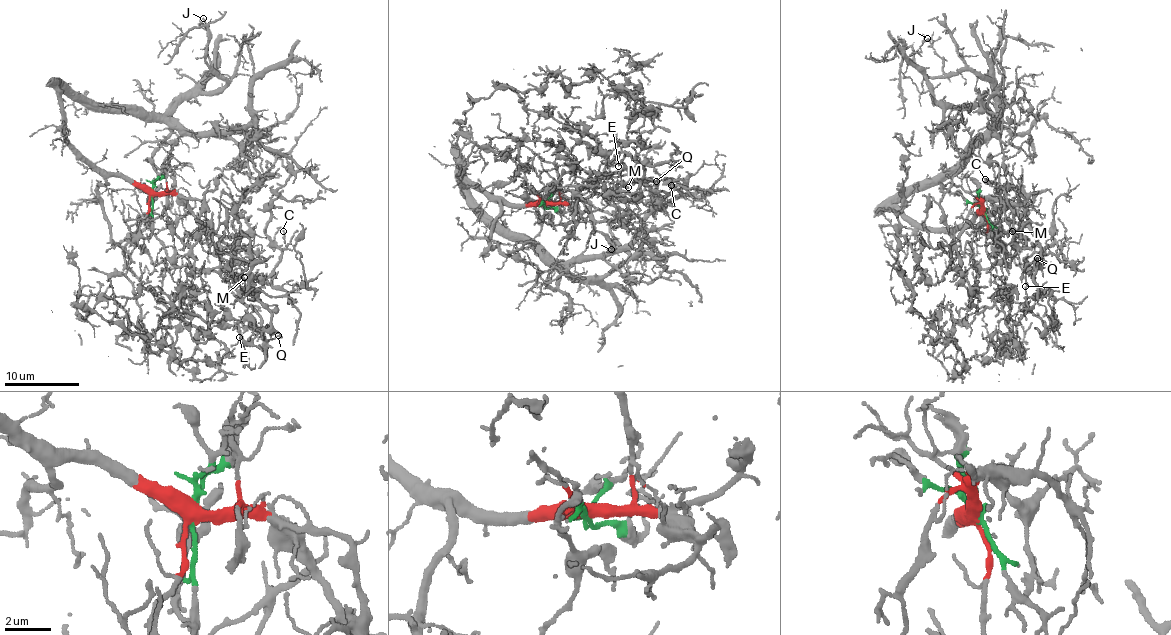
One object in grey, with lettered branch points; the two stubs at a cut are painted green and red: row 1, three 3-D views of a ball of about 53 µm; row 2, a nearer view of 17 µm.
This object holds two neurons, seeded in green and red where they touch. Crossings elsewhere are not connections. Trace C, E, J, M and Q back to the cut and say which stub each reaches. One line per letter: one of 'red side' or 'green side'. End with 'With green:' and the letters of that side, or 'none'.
C: green side
E: green side
J: red side
M: green side
Q: green side
With green: C, E, M, Q

